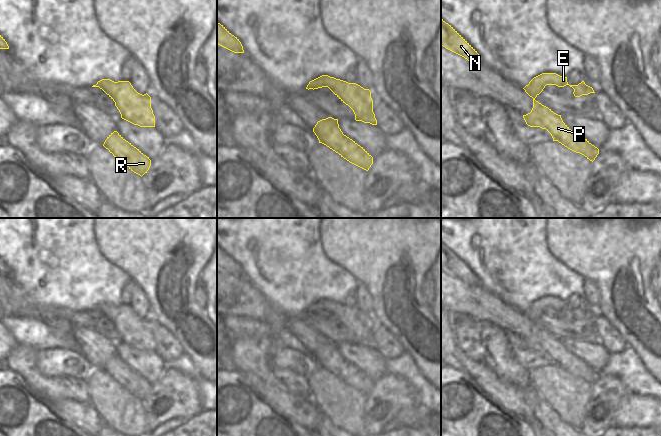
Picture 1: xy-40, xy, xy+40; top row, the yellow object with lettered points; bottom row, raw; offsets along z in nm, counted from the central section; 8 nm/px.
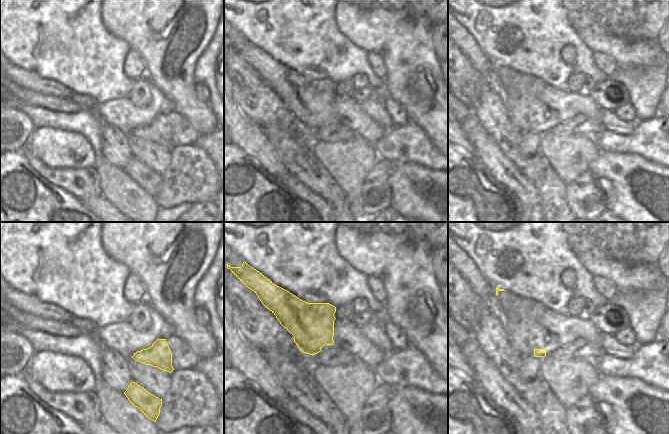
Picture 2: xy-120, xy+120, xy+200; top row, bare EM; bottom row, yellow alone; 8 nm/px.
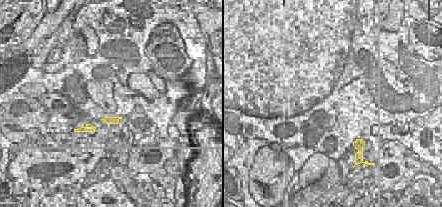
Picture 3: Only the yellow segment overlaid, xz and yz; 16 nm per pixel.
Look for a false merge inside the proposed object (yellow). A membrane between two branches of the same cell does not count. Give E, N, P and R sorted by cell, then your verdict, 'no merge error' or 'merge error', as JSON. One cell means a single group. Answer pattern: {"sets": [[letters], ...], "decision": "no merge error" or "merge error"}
{"sets": [["E", "N", "P", "R"]], "decision": "no merge error"}

